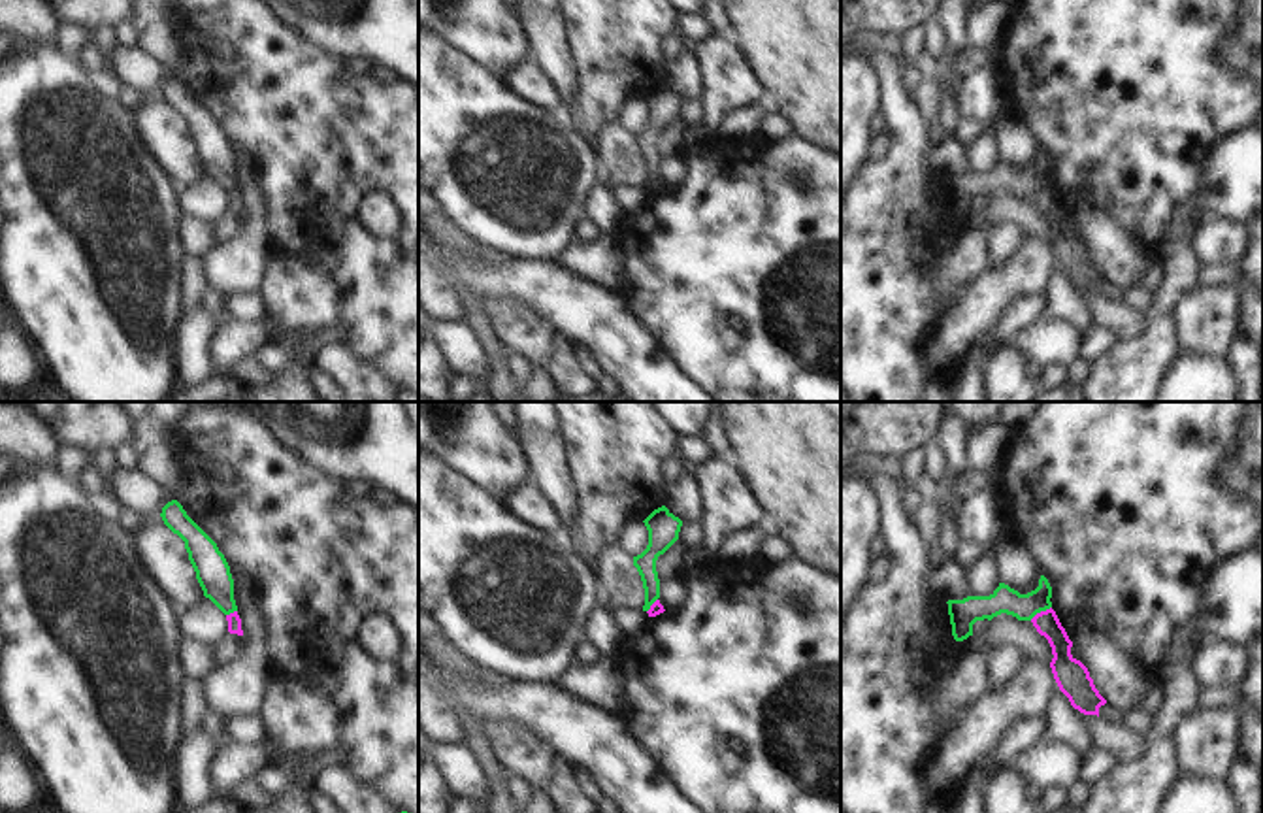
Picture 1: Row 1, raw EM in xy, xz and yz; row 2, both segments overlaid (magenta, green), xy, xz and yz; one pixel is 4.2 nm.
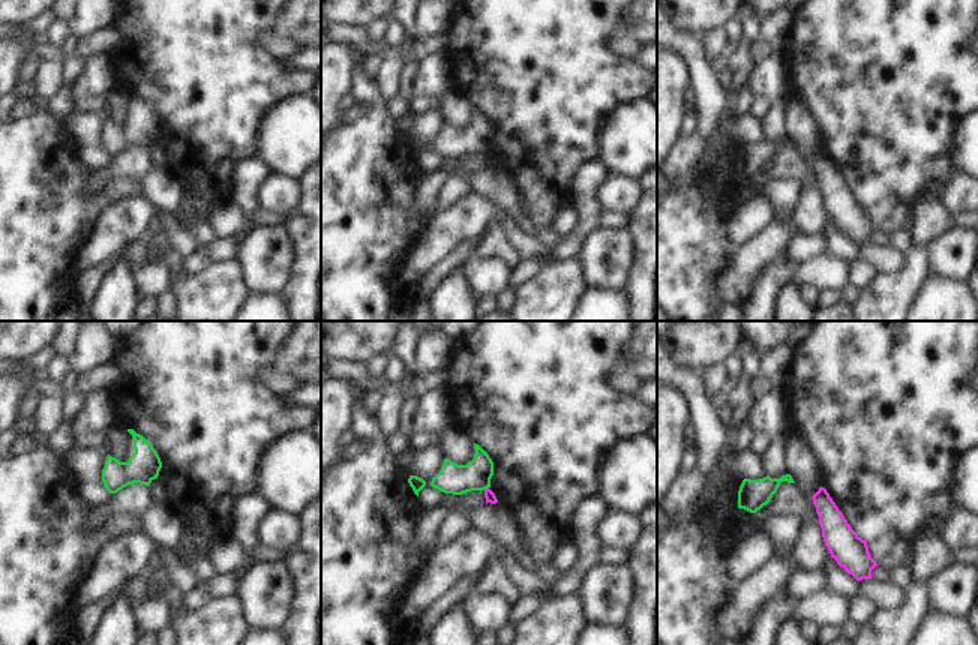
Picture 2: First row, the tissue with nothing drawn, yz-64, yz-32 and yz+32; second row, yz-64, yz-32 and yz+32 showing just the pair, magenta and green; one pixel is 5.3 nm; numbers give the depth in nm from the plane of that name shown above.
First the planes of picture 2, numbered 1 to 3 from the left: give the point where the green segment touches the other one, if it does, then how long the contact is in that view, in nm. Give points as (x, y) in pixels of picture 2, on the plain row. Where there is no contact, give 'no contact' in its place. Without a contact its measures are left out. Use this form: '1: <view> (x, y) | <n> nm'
1: no contact
2: yz-32 (485, 153) | 40 nm
3: no contact

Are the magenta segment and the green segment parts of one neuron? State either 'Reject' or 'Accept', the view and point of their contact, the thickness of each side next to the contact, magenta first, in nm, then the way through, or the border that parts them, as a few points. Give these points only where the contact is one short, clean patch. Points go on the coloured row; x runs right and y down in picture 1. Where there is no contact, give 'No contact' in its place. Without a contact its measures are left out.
Reject. Touches magenta at yz (1041, 612). Thickness 110 nm (magenta) against 110 nm. Boundary: yz (1050, 606), (1030, 619)

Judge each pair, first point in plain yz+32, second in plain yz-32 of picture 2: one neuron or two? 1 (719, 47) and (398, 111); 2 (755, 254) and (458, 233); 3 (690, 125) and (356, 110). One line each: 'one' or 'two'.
1: two
2: one
3: one

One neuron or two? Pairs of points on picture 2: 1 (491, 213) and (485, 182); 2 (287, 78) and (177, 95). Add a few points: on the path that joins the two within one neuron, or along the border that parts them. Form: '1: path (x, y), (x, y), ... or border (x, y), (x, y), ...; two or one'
1: border (474, 191), (485, 195), (515, 221); two
2: path (260, 81), (204, 81); one

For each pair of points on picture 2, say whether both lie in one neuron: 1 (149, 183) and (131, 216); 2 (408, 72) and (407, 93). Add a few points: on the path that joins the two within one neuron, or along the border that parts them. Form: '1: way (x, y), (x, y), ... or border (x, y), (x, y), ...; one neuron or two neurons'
1: border (143, 195), (174, 215); two neurons
2: way (408, 77), (408, 89); one neuron

